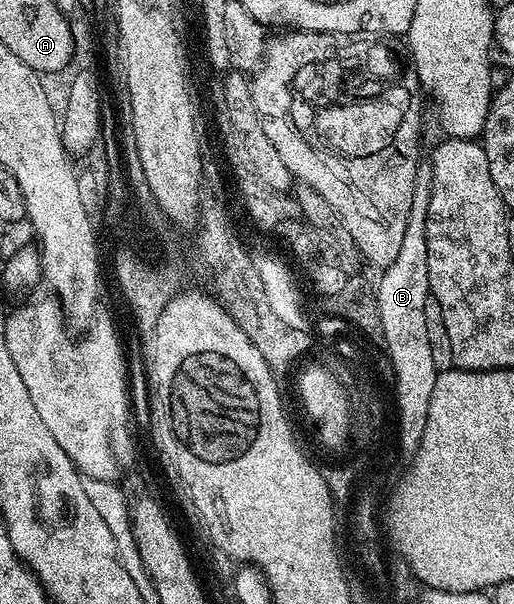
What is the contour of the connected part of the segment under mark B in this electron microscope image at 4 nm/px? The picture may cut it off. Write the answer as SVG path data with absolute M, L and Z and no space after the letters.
M418 165L416 172L415 189L412 190L411 212L408 215L406 233L403 234L402 245L399 246L398 257L391 266L385 268L381 273L381 280L376 283L378 290L378 306L380 318L383 321L384 349L393 366L395 383L393 390L398 392L399 398L393 402L395 409L395 420L401 423L401 438L403 438L403 448L407 452L416 453L419 442L422 441L424 427L427 426L428 407L431 406L431 393L435 390L435 378L437 377L437 367L432 361L431 346L428 345L427 322L424 317L426 309L426 298L430 293L430 276L427 270L427 238L426 238L426 218L427 208L430 206L431 182L433 181L433 169L430 165Z

